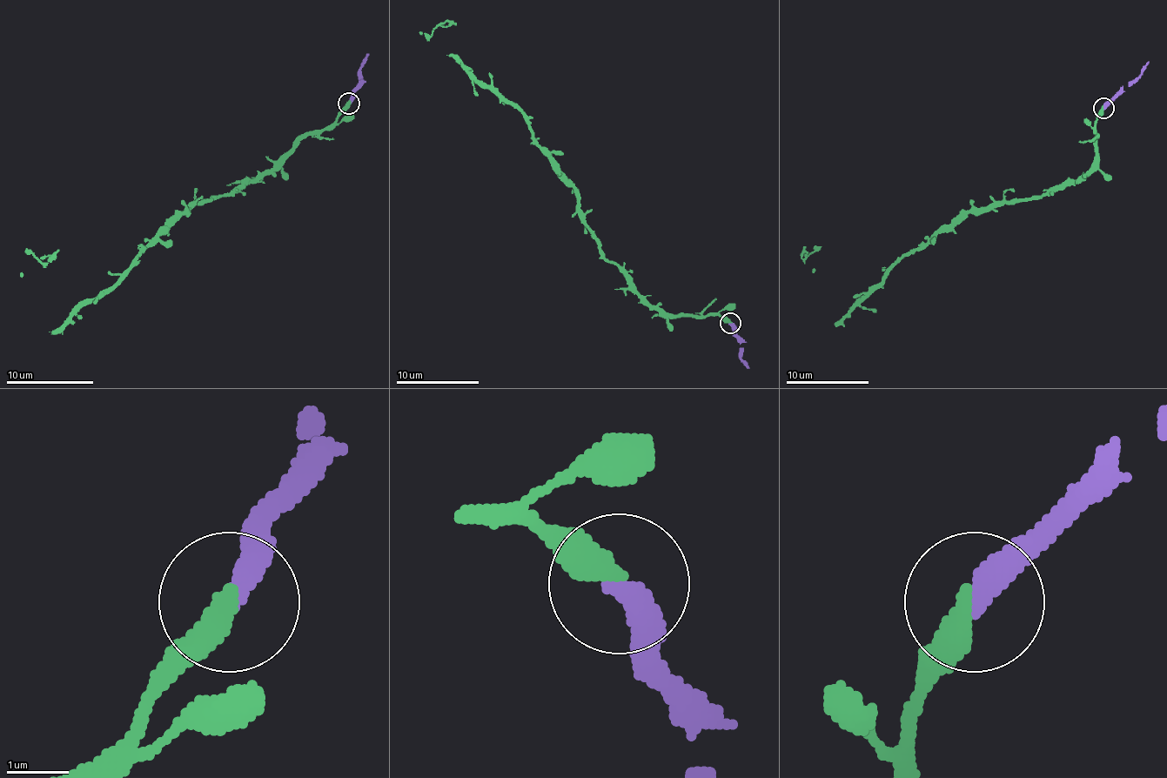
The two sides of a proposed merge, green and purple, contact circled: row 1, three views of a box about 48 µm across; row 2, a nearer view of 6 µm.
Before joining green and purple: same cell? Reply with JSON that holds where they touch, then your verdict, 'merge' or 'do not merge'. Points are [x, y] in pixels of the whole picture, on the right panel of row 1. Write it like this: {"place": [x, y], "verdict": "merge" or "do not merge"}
{"place": [1103, 108], "verdict": "merge"}

